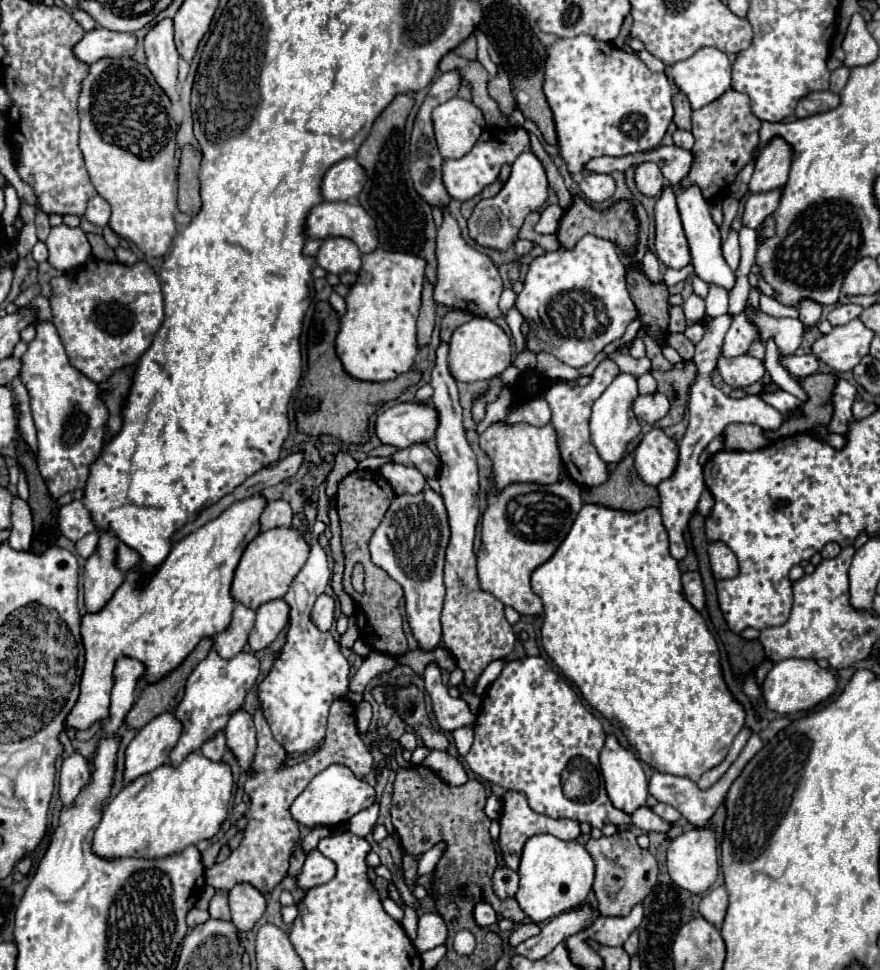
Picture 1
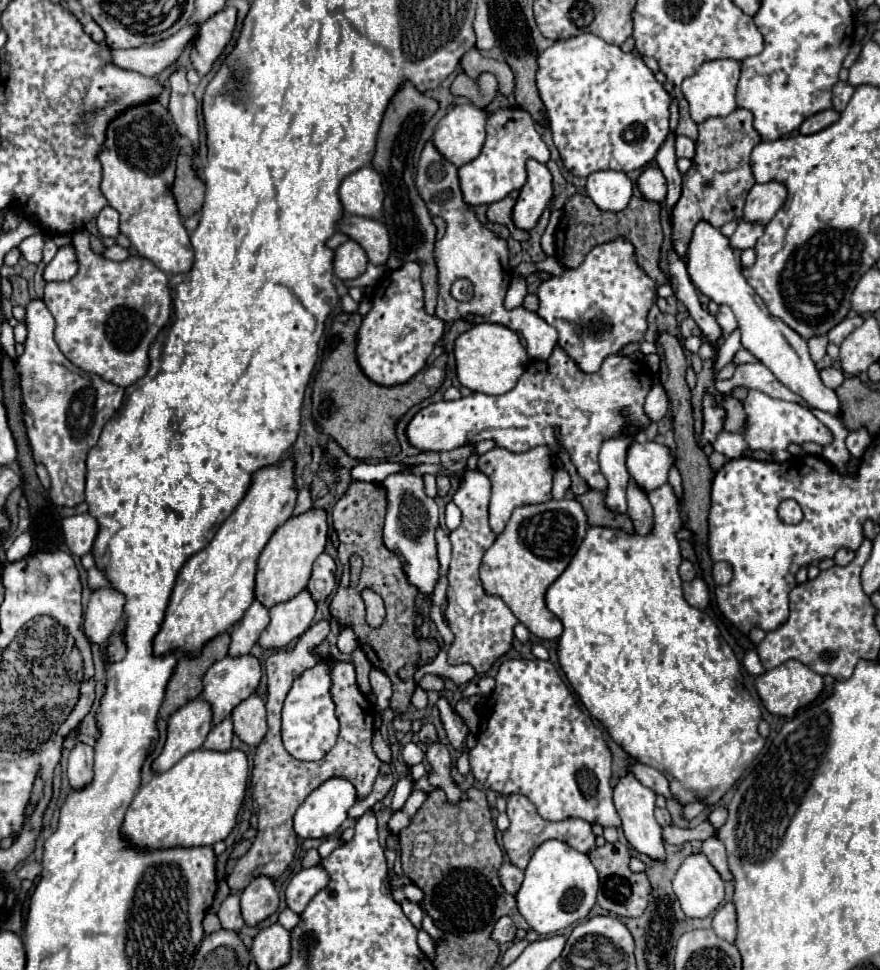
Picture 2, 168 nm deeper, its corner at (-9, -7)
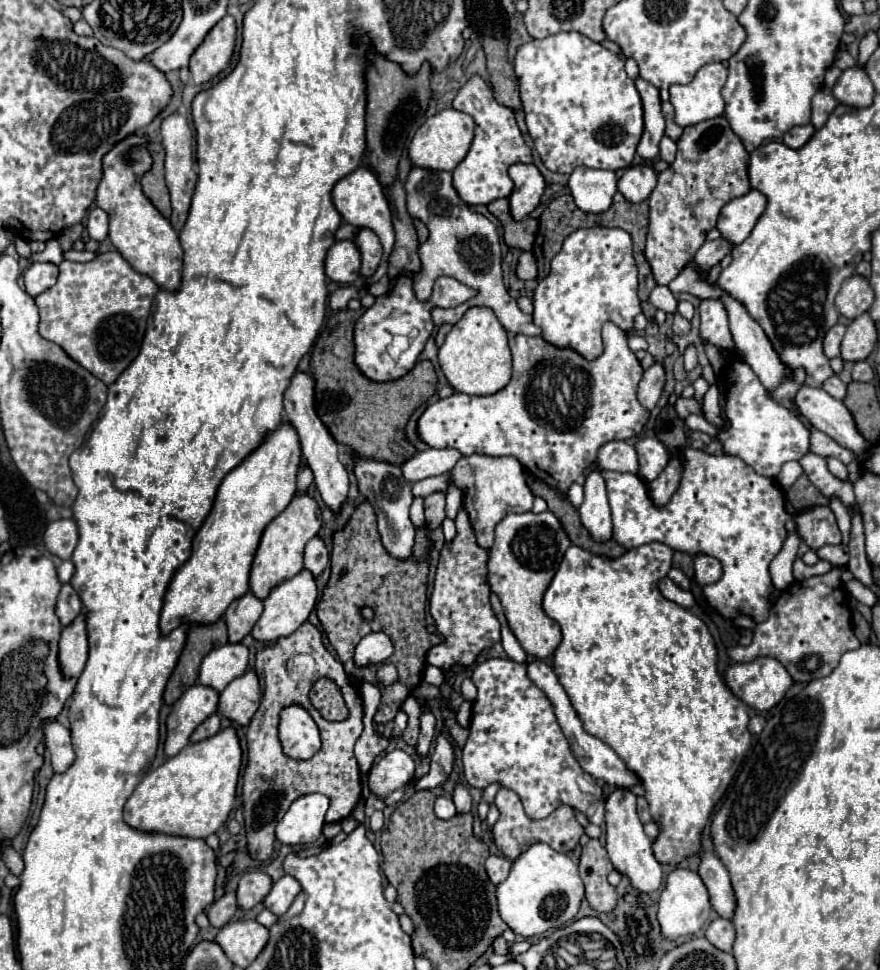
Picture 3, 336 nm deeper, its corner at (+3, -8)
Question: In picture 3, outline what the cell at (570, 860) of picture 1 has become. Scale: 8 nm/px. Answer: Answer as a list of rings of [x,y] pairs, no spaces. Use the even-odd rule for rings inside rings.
[[[536,843],[512,863],[506,881],[496,887],[496,897],[500,917],[516,935],[528,939],[572,921],[584,899],[584,883],[578,875],[578,865],[566,853],[554,851],[546,843]]]

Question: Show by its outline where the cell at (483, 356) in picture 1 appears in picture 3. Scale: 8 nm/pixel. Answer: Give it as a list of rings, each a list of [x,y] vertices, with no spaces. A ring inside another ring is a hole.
[[[472,307],[446,335],[444,345],[438,351],[442,373],[454,391],[466,395],[494,395],[502,391],[512,375],[512,357],[508,349],[508,337],[496,315],[486,307]]]

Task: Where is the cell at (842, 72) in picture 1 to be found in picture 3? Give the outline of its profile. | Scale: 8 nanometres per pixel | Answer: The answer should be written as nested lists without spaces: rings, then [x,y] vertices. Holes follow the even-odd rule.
[[[828,87],[820,89],[820,91],[812,97],[812,125],[814,125],[816,129],[820,129],[820,127],[826,123],[828,115],[834,111],[836,105],[838,105],[838,101],[836,101],[836,97],[832,95],[832,89],[828,89]]]

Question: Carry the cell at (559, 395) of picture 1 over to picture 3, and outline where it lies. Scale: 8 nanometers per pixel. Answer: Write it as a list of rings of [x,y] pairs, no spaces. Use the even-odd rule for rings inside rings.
[[[614,323],[604,325],[604,353],[594,361],[582,359],[572,349],[558,349],[542,337],[516,335],[510,341],[512,351],[512,379],[510,383],[486,397],[472,397],[466,393],[452,393],[428,405],[418,419],[420,439],[434,449],[458,449],[462,455],[492,455],[516,457],[532,475],[546,481],[550,487],[566,493],[572,483],[584,483],[584,471],[596,463],[598,449],[610,441],[636,437],[646,421],[648,411],[636,399],[636,387],[642,379],[642,367],[636,355],[628,349],[626,333]]]

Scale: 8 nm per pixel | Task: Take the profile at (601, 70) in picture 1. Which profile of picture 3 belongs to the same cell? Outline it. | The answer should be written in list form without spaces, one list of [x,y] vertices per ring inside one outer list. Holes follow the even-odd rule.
[[[566,31],[540,41],[534,39],[530,43],[524,43],[514,57],[514,69],[520,83],[528,133],[550,171],[570,175],[580,165],[610,171],[626,169],[632,165],[638,141],[642,139],[644,109],[640,93],[634,81],[626,75],[624,61],[618,55],[610,53],[600,43],[590,41],[582,33]]]

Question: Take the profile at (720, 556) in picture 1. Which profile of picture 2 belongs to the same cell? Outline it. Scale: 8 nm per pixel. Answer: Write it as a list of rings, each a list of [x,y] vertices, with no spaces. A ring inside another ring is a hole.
[[[716,562],[712,566],[712,576],[714,576],[716,584],[728,584],[732,580],[732,570],[726,562]]]

